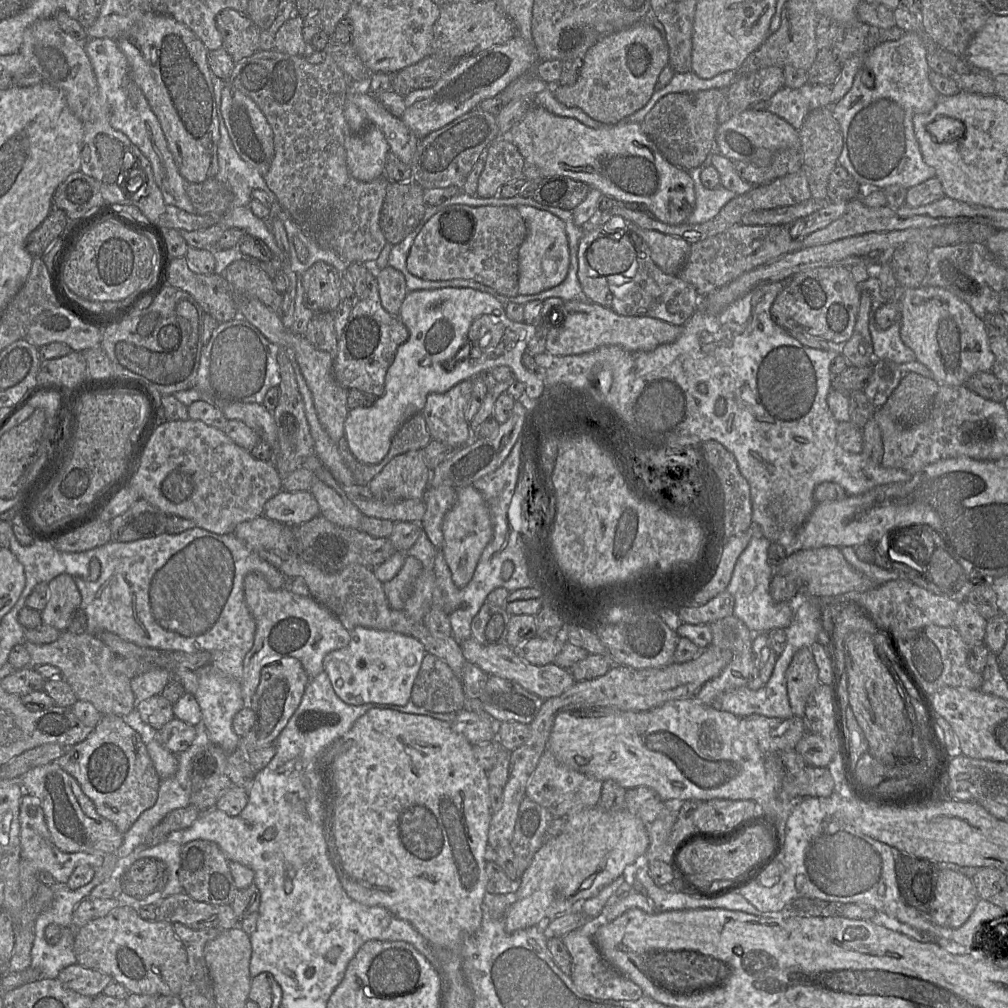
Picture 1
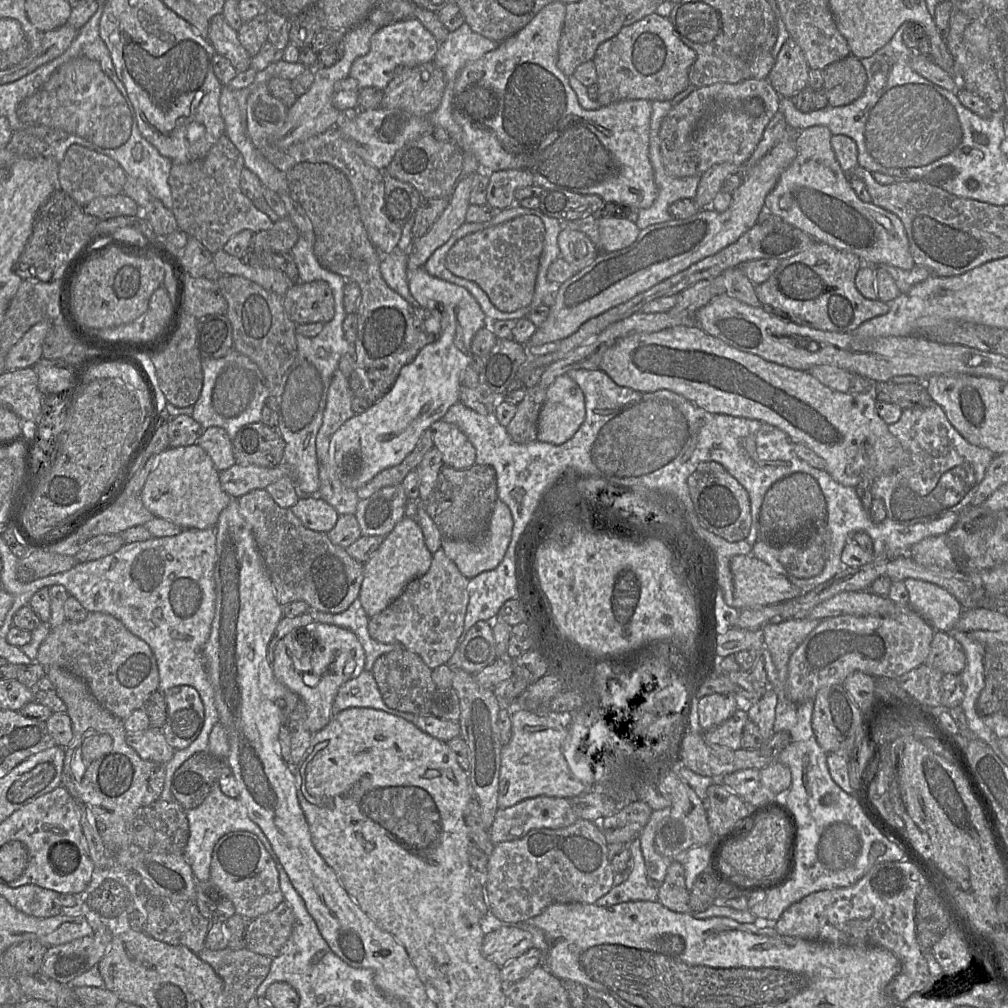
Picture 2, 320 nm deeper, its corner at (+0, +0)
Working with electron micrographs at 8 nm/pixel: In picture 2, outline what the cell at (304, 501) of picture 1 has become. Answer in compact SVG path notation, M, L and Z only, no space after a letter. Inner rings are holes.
M320 497L299 498L291 511L306 528L328 533L337 523L339 514Z

